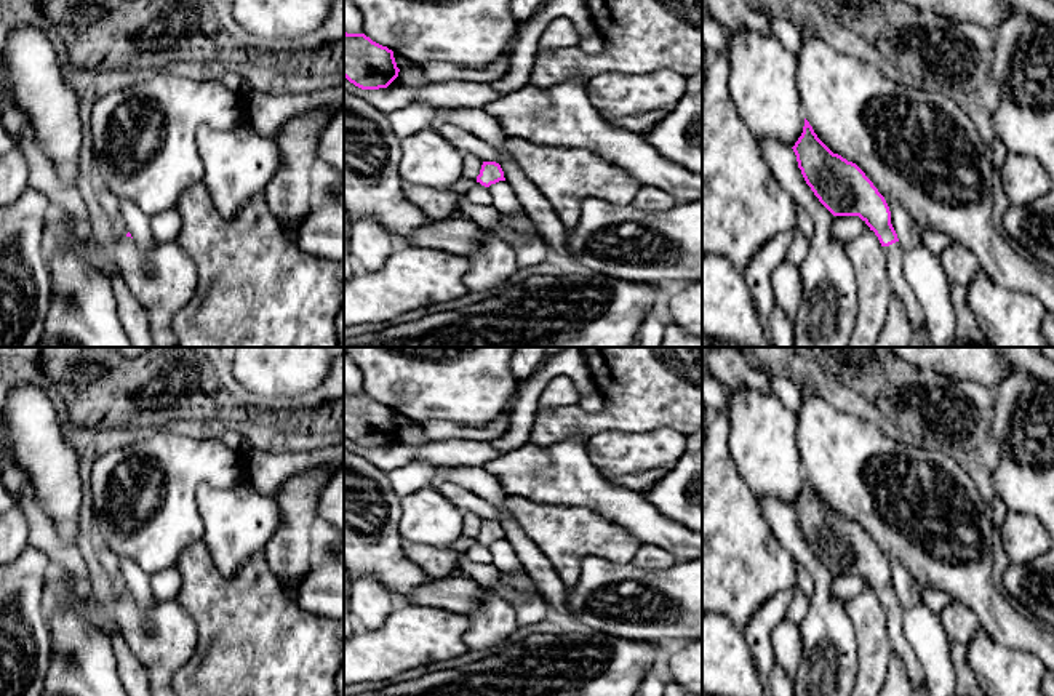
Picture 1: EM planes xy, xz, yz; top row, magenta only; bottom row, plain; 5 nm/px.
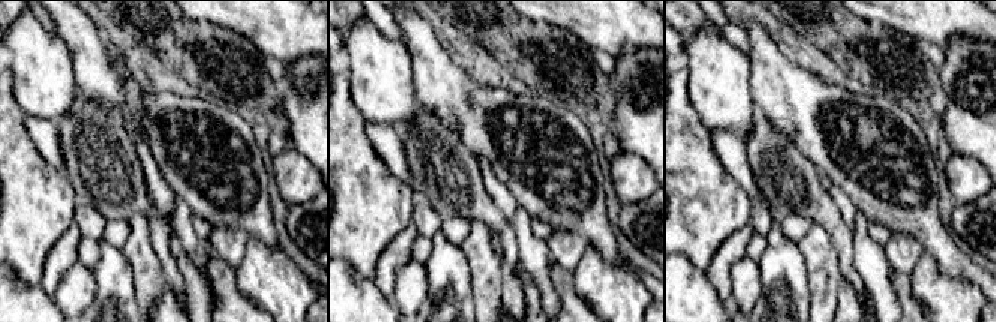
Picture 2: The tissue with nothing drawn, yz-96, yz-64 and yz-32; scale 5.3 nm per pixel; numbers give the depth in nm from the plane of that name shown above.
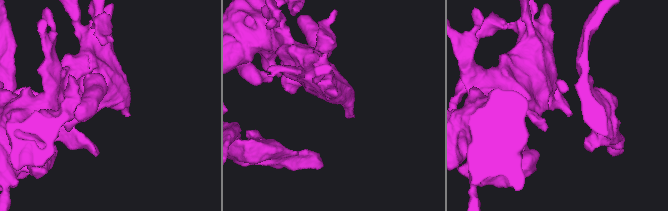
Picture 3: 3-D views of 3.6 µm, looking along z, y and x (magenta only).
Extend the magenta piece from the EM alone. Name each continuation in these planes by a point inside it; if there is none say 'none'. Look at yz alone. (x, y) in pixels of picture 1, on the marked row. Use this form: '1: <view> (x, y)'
1: yz (894, 255)

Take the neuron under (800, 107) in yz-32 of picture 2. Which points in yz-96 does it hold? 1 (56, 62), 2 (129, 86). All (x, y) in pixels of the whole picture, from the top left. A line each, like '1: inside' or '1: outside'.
1: outside
2: outside

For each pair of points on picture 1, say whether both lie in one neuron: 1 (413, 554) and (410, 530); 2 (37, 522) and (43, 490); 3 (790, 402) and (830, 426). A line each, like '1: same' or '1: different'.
1: different
2: different
3: different

